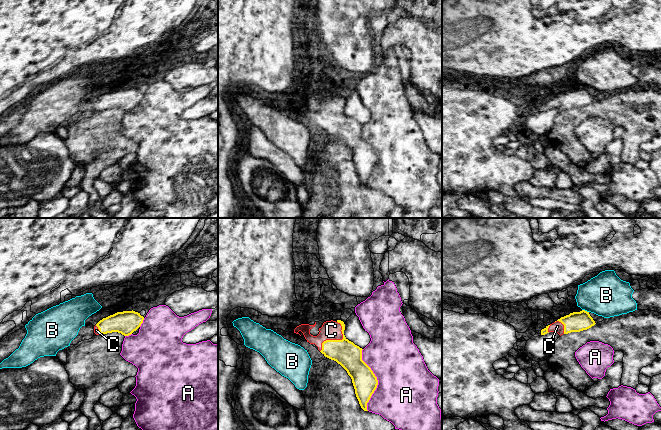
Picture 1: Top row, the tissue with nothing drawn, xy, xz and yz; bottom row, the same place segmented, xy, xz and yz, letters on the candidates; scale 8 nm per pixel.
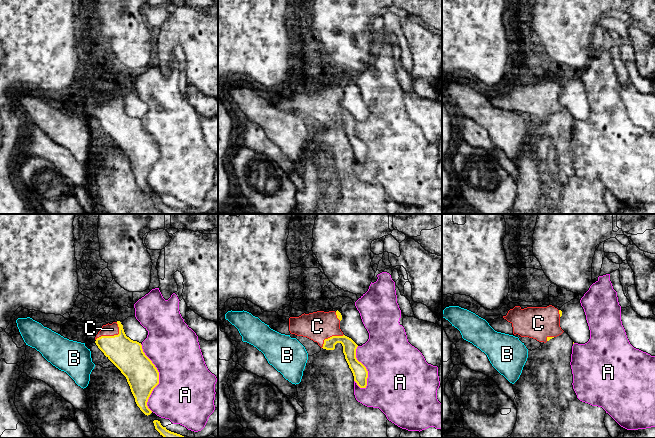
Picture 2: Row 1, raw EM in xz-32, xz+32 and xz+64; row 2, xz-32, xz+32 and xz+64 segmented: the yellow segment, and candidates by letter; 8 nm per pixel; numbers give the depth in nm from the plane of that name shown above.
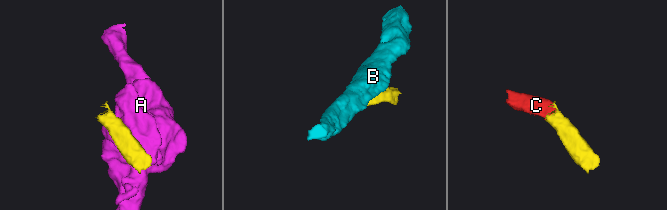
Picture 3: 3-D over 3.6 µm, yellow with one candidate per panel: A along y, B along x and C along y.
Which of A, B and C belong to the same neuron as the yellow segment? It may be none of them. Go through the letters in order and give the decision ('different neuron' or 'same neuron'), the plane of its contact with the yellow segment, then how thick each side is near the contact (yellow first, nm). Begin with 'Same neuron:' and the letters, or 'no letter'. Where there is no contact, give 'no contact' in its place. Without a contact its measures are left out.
Same neuron: C
A: different neuron; contact in xz; calibres 200 and 480 nm
B: different neuron; contact in yz; calibres 160 and 340 nm
C: same neuron; contact in xz; calibres 200 and 160 nm

